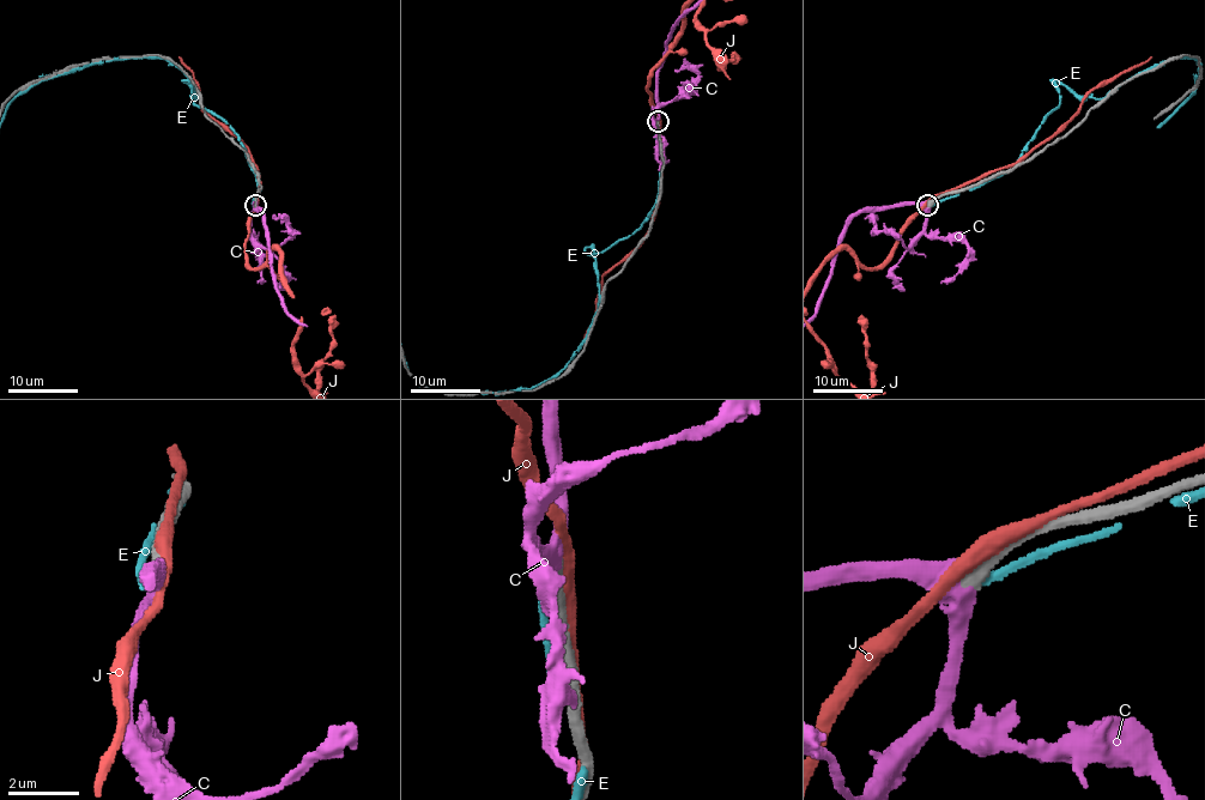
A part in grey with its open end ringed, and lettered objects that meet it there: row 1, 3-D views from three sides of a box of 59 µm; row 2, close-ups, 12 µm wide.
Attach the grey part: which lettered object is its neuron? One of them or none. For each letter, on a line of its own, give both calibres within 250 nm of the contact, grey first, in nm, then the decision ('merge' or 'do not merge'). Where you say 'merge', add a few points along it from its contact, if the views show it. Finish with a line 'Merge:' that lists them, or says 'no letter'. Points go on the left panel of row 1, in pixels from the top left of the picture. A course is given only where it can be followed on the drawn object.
C: calibres 400 and 400 nm; merge
E: calibres 400 and 240 nm; do not merge
J: calibres 240 and 440 nm; do not merge
Merge: C

